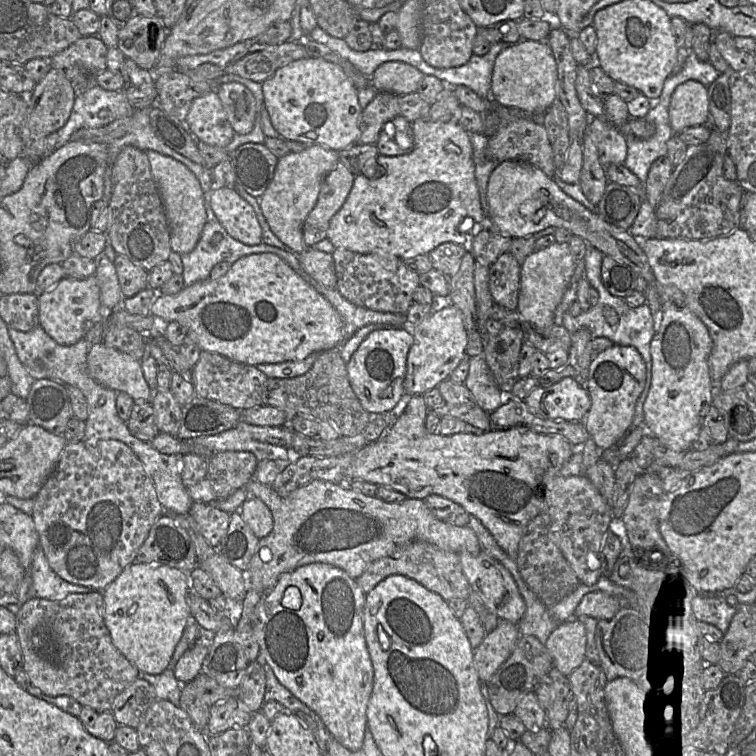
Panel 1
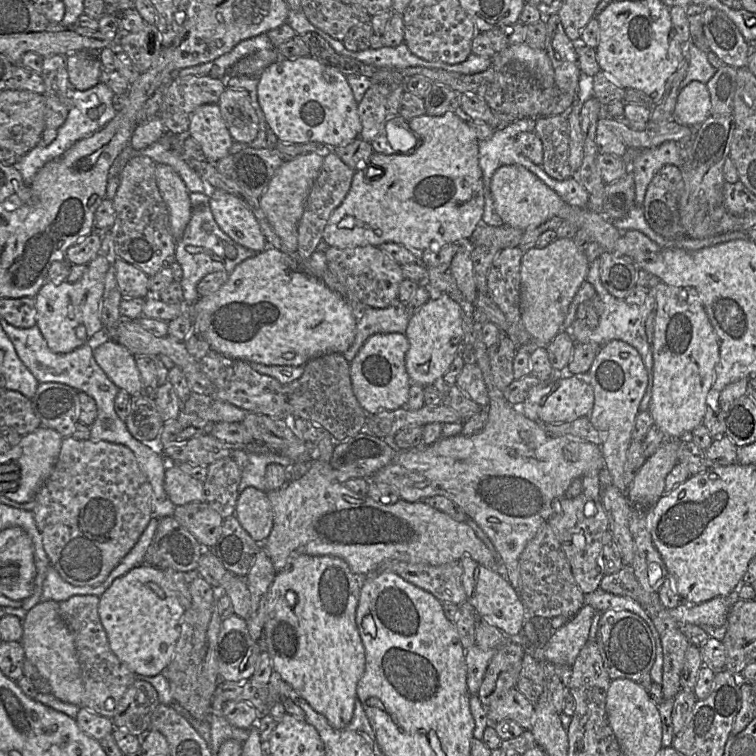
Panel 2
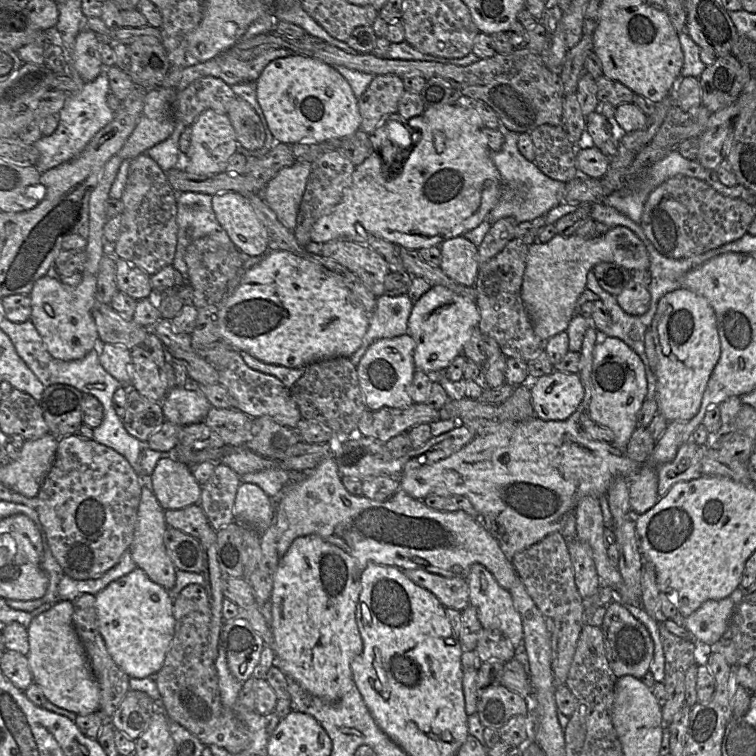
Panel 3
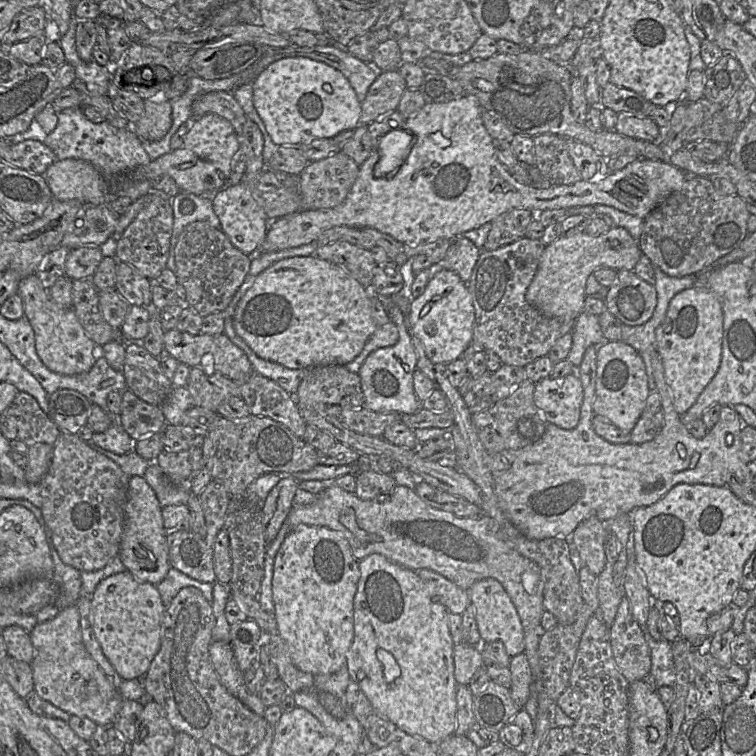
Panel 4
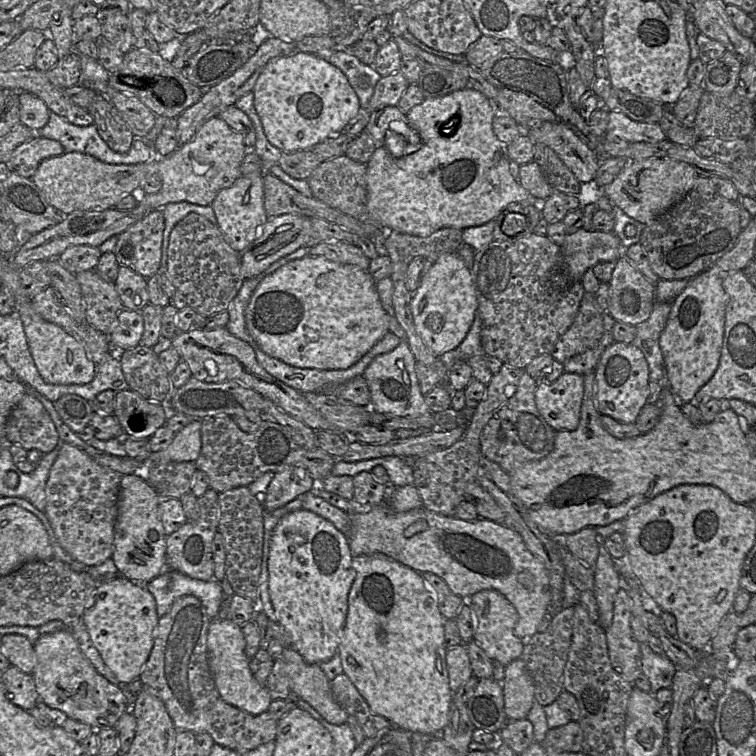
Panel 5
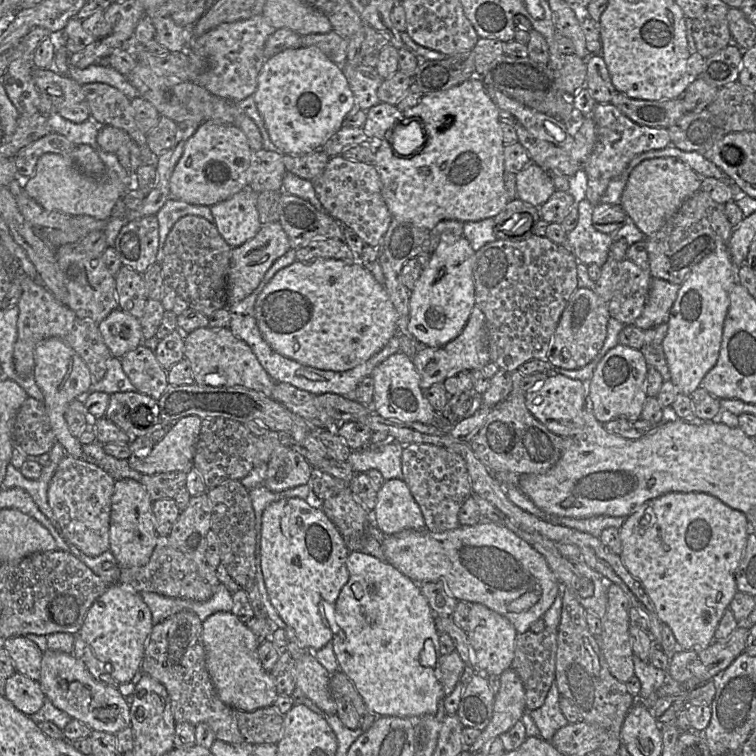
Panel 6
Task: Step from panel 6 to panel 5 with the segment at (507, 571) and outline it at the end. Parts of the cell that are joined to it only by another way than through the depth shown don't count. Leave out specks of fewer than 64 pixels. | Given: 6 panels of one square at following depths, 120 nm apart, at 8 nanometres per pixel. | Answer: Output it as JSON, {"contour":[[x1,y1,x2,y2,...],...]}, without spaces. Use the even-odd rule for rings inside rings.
{"contour":[[383,504,373,507,367,513,349,515,351,526,348,534,349,546,354,556,367,554,384,554,413,570,425,573,431,572,442,578,450,590,457,596,466,599,481,590,496,590,505,596,518,613,515,634,522,641,538,633,542,618,549,611,551,600,550,579,545,565,526,547,521,536,505,524,478,518,474,521,464,521,454,516,445,516,419,507,407,512,396,513],[521,572,529,572,534,576,535,585,529,589,519,580]]}

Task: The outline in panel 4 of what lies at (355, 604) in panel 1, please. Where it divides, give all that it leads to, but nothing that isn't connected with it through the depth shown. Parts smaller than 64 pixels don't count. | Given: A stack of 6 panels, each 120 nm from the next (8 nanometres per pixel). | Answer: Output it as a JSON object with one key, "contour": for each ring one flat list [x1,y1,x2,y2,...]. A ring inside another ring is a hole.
{"contour":[[300,524,287,534,279,548,274,561,272,578,272,596,275,607,275,618,279,635,285,640,290,657,295,666,300,670,311,673,314,676,318,674,333,674,345,663,346,653,349,650,354,637,353,601,360,577,358,562,359,561,353,556,351,547,343,534,323,526]]}

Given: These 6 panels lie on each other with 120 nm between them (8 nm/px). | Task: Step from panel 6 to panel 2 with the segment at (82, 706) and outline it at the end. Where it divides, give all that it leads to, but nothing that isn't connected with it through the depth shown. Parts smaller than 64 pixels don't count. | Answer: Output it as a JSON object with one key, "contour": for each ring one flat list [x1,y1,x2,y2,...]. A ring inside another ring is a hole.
{"contour":[[41,601,32,607,22,621,23,635,21,644,25,657,48,681,51,694,57,699,80,706,84,695,81,667,78,659,74,636,59,613,56,601]]}

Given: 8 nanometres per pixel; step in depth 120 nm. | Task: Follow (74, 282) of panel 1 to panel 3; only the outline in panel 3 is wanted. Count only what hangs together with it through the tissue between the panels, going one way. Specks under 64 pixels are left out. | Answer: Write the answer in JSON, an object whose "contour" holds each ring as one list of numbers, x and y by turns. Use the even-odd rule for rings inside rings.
{"contour":[[121,214,108,218,104,228,103,237,93,236,88,232,86,254,87,260,82,271,82,280,75,288,63,285,54,274,48,274,38,279,30,294,31,317,37,332,50,355,59,360,78,360,94,349,95,342,99,338,97,327,92,316,92,308,96,302,97,273,99,264,105,255,105,241,114,244,120,235,122,224]]}

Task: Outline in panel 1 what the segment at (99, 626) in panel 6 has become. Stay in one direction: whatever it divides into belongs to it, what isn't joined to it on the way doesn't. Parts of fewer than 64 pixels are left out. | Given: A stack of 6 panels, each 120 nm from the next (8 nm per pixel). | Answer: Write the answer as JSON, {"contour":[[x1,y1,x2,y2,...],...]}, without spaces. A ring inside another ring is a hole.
{"contour":[[133,562,103,593,104,623,112,643,139,672,161,674,168,668,187,623,192,619,187,604,188,572,167,565]]}

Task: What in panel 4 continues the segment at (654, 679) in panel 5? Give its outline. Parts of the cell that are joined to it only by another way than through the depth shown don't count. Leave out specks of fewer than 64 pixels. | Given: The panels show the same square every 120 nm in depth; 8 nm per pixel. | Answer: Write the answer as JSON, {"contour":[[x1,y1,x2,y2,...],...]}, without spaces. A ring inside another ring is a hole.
{"contour":[[646,625,641,627,651,654,650,673,655,679,657,687,673,687,676,680,676,672,671,642,665,639,655,640,649,633]]}

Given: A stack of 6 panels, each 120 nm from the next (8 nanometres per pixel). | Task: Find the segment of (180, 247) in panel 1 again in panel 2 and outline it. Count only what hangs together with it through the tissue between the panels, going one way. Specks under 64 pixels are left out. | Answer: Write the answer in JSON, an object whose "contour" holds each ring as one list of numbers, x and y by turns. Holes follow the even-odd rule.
{"contour":[[156,164,156,183,167,205,171,233,177,242,191,219,190,192,179,174,167,164]]}

